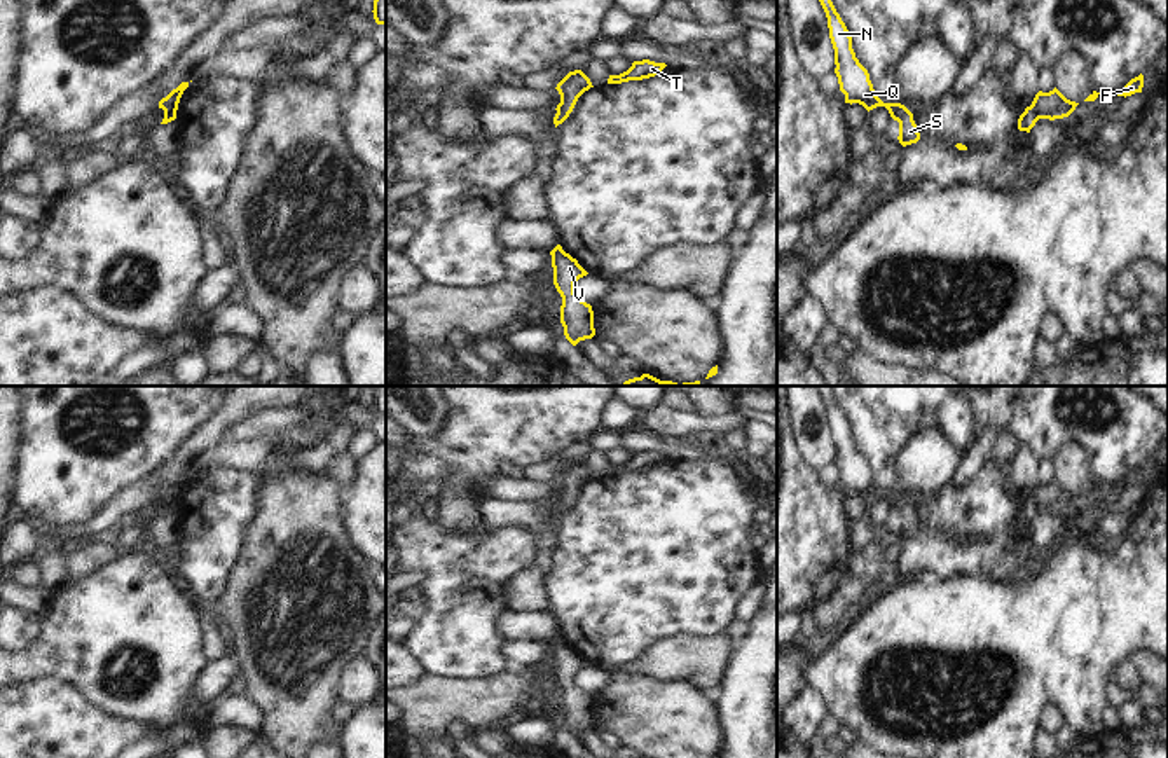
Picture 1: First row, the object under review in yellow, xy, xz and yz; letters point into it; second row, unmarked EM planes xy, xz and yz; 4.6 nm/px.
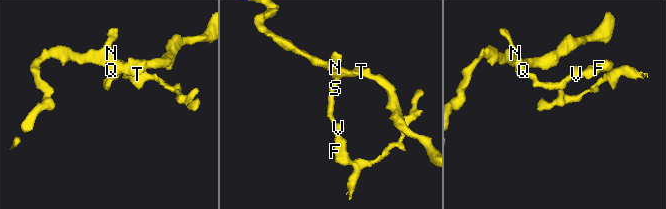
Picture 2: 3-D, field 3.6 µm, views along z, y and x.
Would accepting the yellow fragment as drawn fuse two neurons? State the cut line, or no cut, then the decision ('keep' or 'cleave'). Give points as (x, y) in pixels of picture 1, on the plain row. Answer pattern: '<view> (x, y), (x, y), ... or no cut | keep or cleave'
yz (1030, 496), (1039, 509) | cleave

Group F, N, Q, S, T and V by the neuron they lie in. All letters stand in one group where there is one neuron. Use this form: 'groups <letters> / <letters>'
groups F V / N Q S T

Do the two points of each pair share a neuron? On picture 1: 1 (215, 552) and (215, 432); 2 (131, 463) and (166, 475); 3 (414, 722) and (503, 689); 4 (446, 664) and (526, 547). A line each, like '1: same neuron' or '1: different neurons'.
1: different neurons
2: different neurons
3: same neuron
4: same neuron

